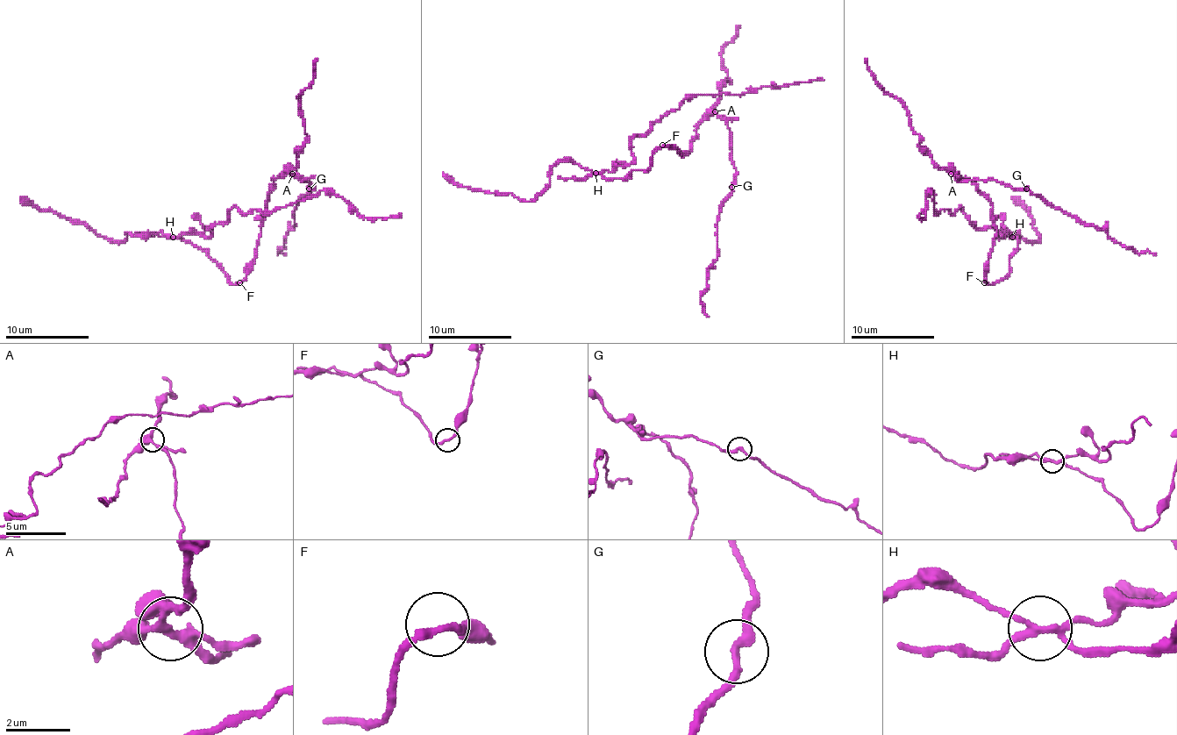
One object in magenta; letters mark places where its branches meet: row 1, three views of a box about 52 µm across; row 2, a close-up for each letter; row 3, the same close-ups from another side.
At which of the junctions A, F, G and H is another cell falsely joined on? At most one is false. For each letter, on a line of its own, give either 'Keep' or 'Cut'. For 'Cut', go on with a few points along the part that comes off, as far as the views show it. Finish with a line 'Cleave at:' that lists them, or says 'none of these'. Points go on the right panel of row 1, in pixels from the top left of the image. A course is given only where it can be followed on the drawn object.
A: Keep
F: Keep
G: Keep
H: Cut. Course of the part to remove: (1011, 236), (980, 228), (961, 207), (955, 213), (934, 209), (931, 190), (925, 196), (923, 217), (919, 213)
Cleave at: H

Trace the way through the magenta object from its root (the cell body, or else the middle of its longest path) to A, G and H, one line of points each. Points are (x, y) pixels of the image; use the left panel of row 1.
A: (239, 282), (246, 276), (246, 266), (254, 257), (265, 216), (267, 192), (274, 180), (292, 174)
G: (239, 282), (254, 257), (274, 180), (296, 174), (309, 180), (313, 186), (309, 189)
H: (239, 282), (231, 284), (223, 270), (204, 251), (173, 236)

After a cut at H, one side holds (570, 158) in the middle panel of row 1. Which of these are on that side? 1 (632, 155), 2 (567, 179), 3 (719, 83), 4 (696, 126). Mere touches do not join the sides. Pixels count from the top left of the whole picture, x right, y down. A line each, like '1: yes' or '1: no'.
1: no
2: no
3: yes
4: yes

